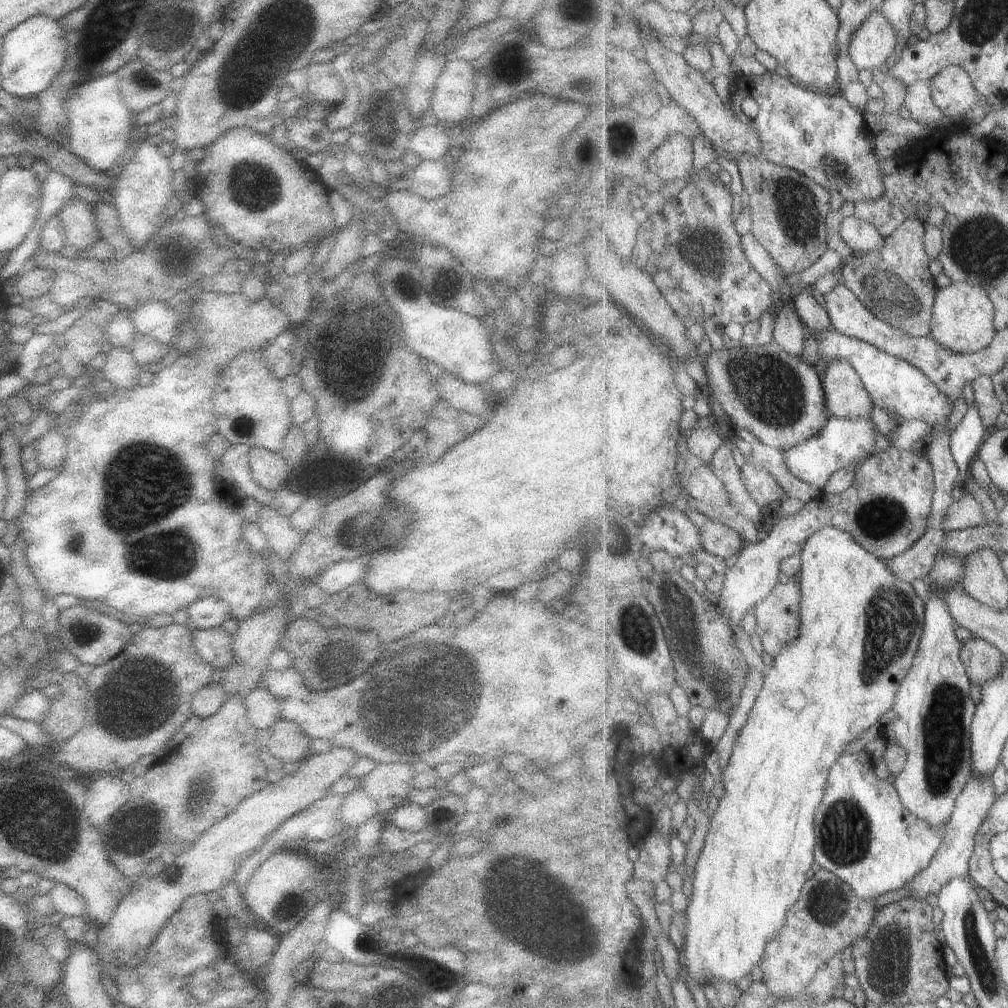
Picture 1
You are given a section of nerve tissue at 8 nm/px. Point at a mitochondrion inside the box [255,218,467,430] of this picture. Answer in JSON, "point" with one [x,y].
{"point":[363,329]}

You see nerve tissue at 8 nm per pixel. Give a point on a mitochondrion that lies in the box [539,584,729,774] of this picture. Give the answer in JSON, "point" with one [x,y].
{"point":[637,638]}

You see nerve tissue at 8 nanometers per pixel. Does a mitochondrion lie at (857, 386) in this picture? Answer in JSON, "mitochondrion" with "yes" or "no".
{"mitochondrion":"no"}

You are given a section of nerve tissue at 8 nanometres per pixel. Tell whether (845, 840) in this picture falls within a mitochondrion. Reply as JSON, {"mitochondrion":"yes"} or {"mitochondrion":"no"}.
{"mitochondrion":"yes"}

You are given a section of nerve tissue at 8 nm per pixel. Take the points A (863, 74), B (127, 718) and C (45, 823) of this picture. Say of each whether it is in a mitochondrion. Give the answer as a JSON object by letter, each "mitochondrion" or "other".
{"A":"other","B":"mitochondrion","C":"mitochondrion"}

